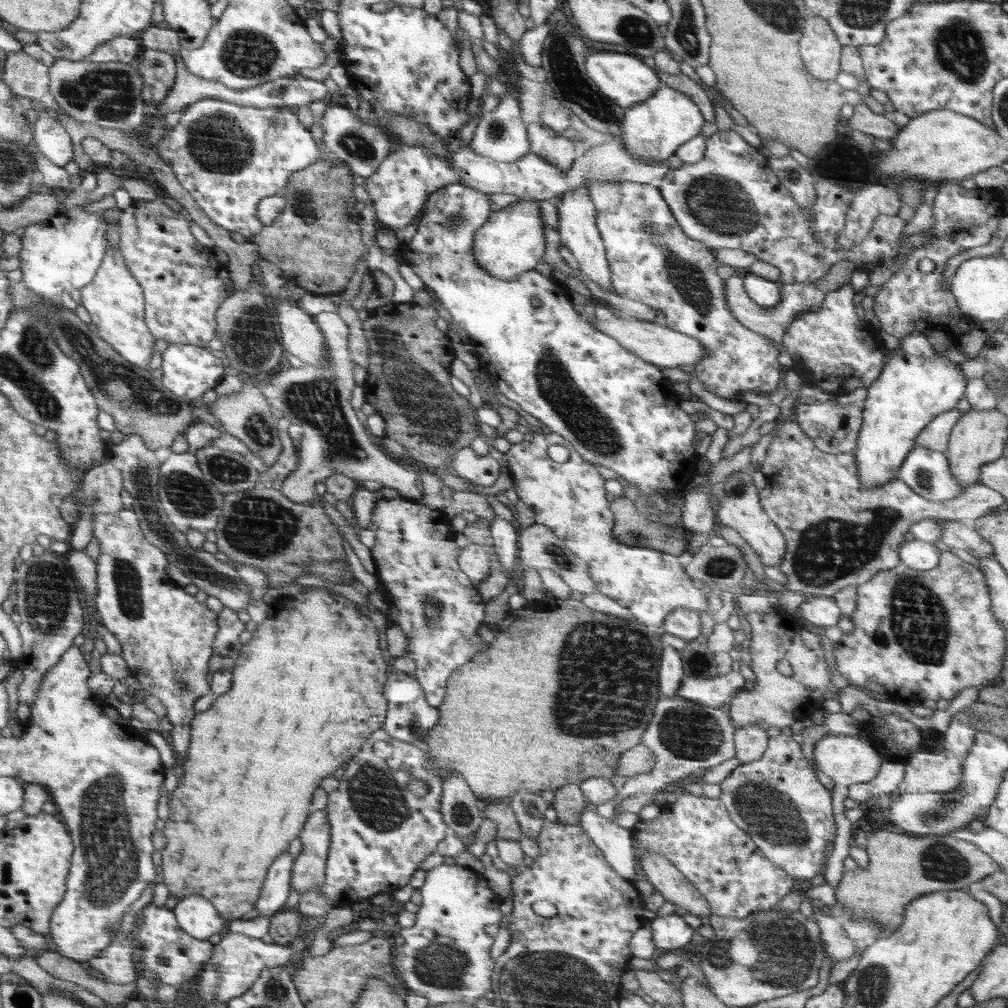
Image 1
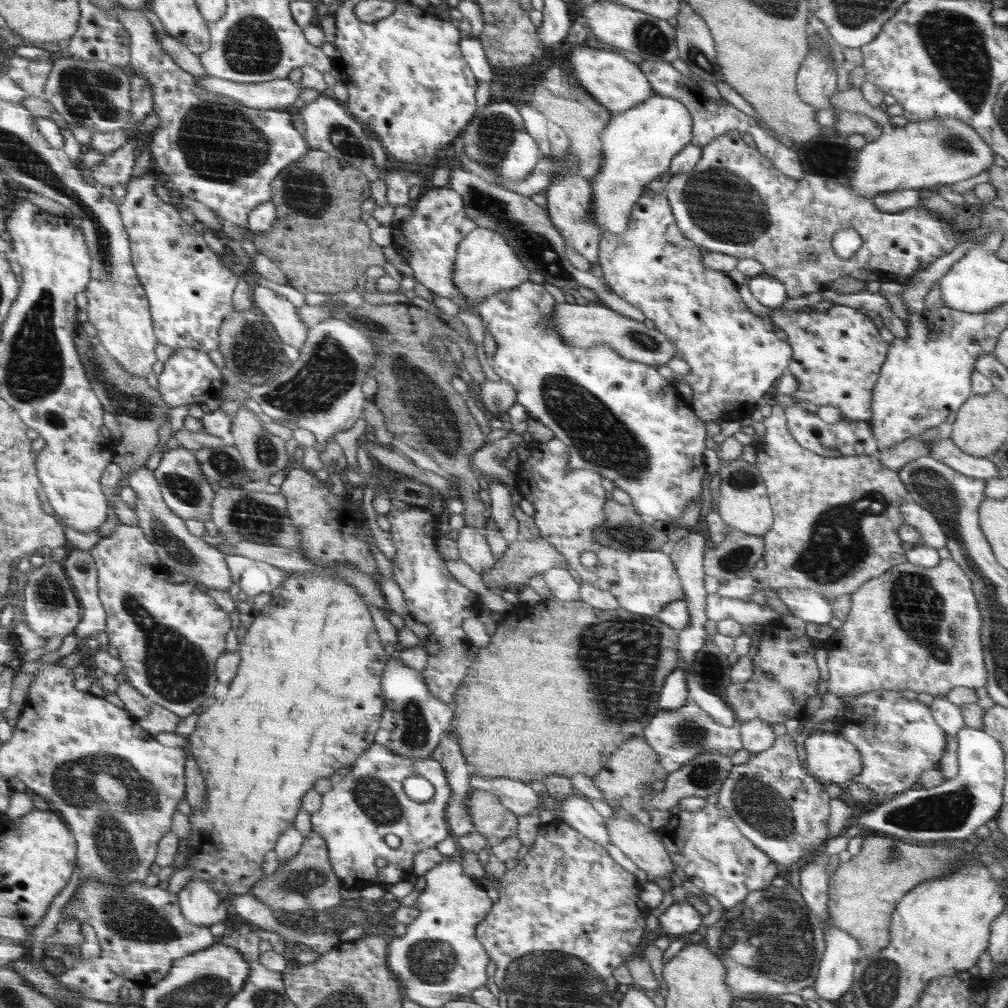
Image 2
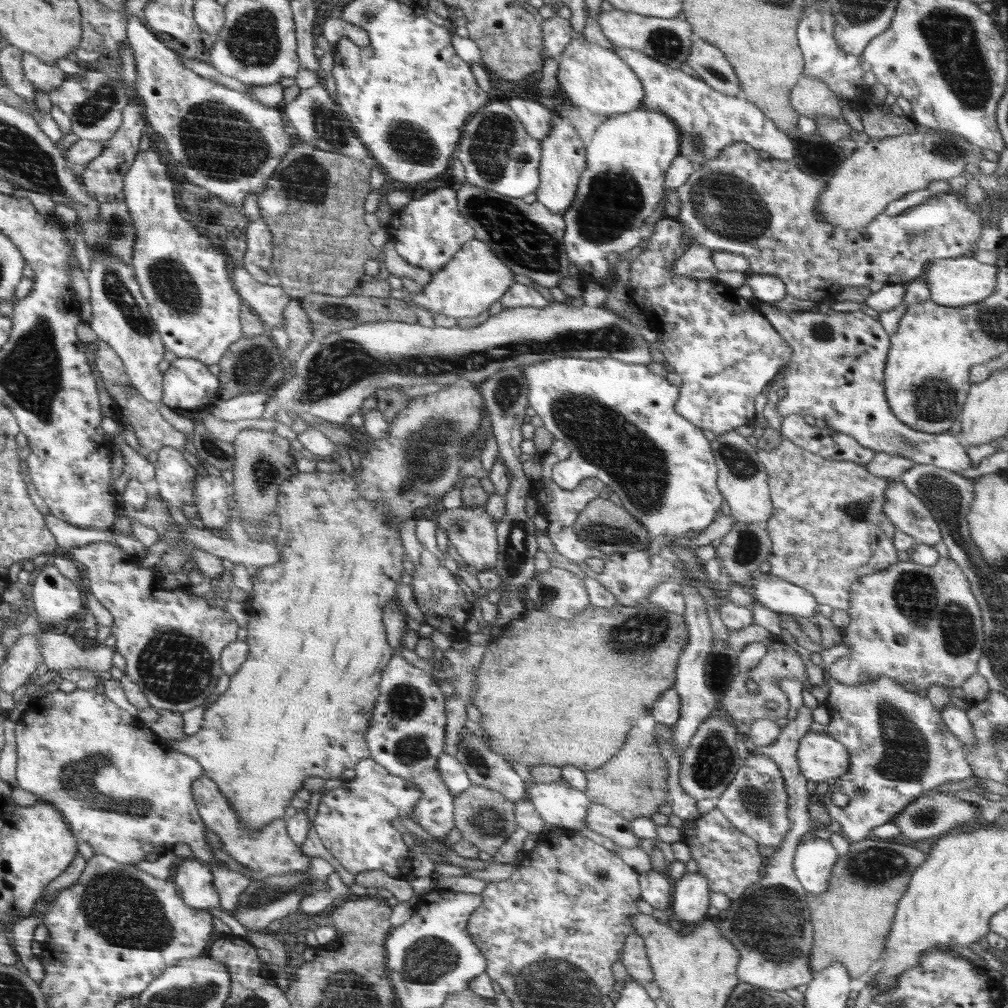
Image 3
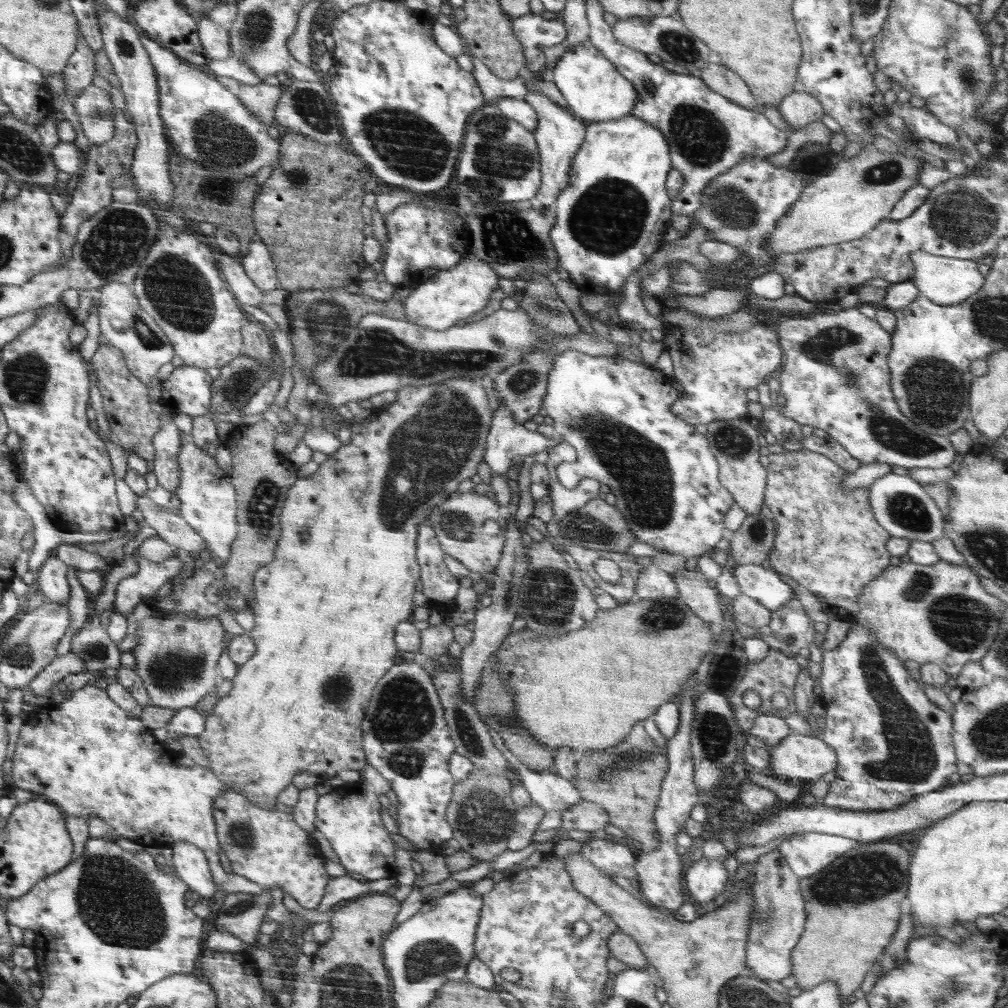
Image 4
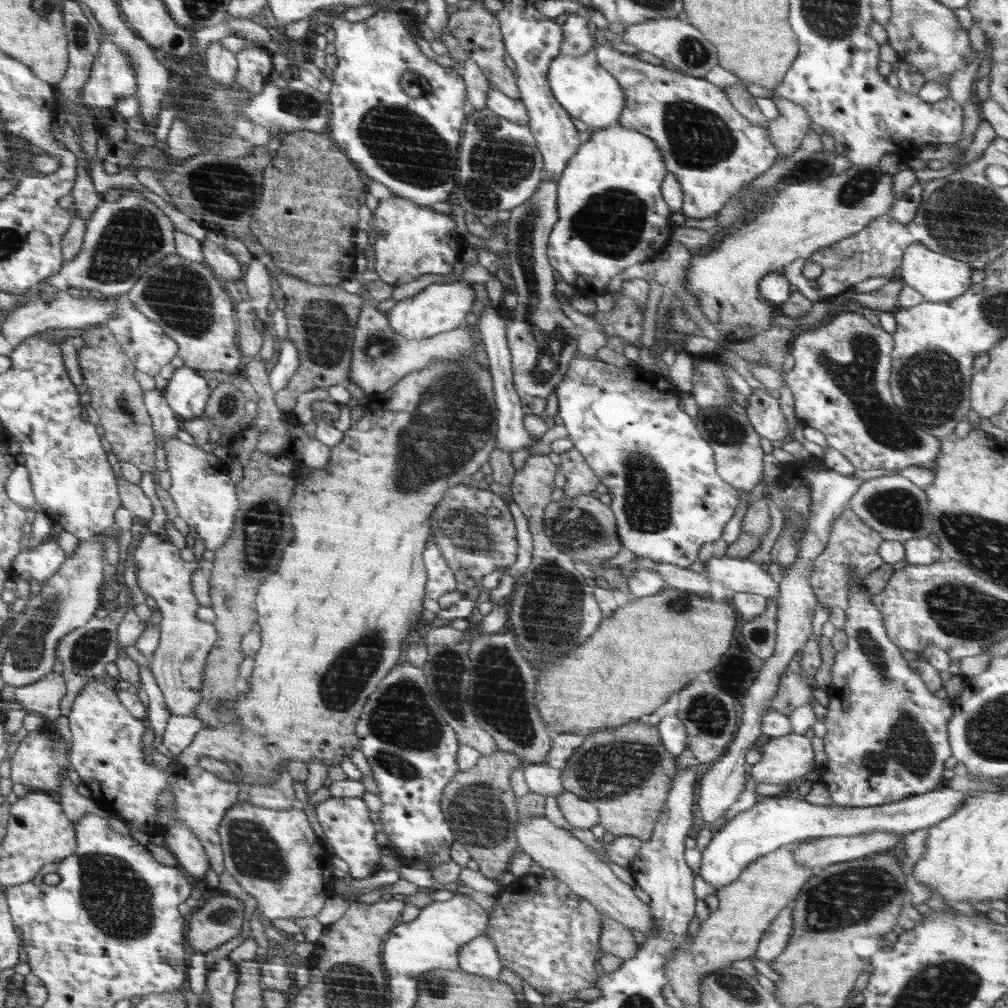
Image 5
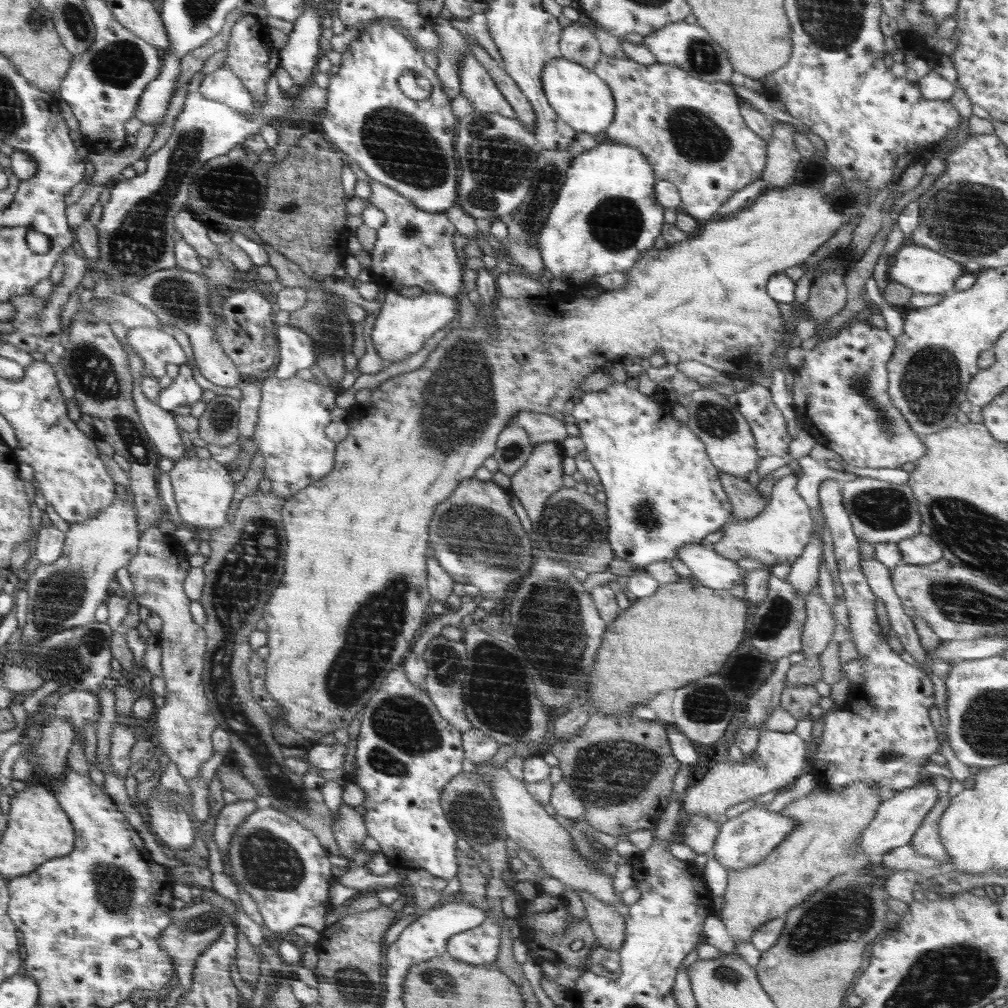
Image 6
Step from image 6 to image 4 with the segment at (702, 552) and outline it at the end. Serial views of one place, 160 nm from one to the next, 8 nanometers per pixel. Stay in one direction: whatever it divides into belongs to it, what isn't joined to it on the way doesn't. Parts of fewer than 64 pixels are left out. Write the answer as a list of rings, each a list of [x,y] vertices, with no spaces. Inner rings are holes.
[[[737,564],[733,569],[740,592],[760,601],[769,611],[777,609],[796,596],[792,587],[784,583],[780,579],[780,573],[774,569],[768,570],[755,564]]]

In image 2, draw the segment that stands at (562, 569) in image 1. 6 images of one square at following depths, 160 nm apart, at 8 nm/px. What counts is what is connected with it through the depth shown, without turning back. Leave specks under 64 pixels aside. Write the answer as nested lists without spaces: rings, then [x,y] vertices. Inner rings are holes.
[[[519,537],[512,541],[503,552],[502,558],[495,561],[490,570],[481,574],[484,584],[492,591],[514,591],[522,589],[535,574],[542,574],[550,568],[568,567],[565,558],[545,538],[525,539]]]

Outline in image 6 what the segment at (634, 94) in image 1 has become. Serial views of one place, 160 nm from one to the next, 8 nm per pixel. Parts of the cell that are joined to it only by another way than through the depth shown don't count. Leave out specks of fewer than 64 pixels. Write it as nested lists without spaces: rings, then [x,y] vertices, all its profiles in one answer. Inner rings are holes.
[[[561,56],[544,68],[542,81],[547,101],[554,107],[556,114],[578,133],[588,132],[596,135],[598,132],[606,131],[614,120],[614,92],[594,70]]]

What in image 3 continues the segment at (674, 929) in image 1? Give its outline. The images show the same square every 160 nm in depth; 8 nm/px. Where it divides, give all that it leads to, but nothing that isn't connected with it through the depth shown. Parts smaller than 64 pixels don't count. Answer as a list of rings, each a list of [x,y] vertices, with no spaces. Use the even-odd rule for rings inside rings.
[[[698,871],[684,873],[676,882],[672,914],[682,923],[702,921],[710,906],[710,886]]]

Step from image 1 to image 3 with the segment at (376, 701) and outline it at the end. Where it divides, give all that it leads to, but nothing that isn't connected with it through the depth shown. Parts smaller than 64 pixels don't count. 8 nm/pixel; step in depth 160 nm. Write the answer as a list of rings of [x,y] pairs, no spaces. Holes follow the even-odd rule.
[[[454,386],[442,388],[442,390],[426,397],[416,397],[408,406],[389,424],[388,437],[373,439],[368,437],[371,447],[366,453],[360,453],[360,466],[355,469],[352,476],[345,472],[327,474],[326,472],[297,473],[294,477],[285,481],[279,493],[279,502],[276,513],[280,519],[280,530],[275,536],[275,545],[279,550],[280,560],[271,565],[257,567],[251,571],[252,591],[250,600],[252,608],[257,614],[250,616],[247,625],[247,637],[244,641],[249,646],[248,656],[242,666],[230,677],[228,689],[222,693],[214,703],[210,704],[203,714],[200,730],[184,740],[165,739],[168,746],[176,752],[191,755],[203,766],[204,776],[211,778],[220,790],[228,798],[229,803],[236,811],[236,816],[248,830],[254,830],[256,834],[262,832],[262,828],[270,825],[278,818],[282,818],[286,806],[291,804],[291,798],[298,790],[303,788],[303,782],[308,777],[320,777],[325,781],[339,778],[346,768],[354,769],[359,761],[370,756],[370,748],[367,746],[366,732],[370,728],[372,711],[379,695],[379,684],[384,667],[391,662],[392,646],[386,642],[386,633],[382,624],[385,606],[394,604],[396,590],[402,574],[402,556],[404,548],[398,538],[398,528],[405,520],[411,520],[418,508],[432,507],[458,480],[458,472],[464,464],[463,450],[468,442],[468,436],[478,430],[480,418],[482,418],[482,396],[480,392],[470,386]]]

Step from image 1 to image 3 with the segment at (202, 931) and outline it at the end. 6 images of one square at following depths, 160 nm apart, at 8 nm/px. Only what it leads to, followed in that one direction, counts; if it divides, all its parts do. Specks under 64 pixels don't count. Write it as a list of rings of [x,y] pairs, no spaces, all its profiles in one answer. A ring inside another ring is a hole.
[[[186,860],[177,867],[174,884],[179,888],[182,901],[196,910],[218,906],[218,894],[212,886],[212,871],[196,860]]]

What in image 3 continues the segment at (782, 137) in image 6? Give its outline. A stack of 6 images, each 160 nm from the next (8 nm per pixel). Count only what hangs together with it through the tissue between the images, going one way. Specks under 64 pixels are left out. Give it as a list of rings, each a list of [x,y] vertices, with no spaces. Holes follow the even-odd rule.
[[[803,73],[797,76],[795,86],[790,91],[789,103],[800,117],[843,118],[837,96],[821,80]]]

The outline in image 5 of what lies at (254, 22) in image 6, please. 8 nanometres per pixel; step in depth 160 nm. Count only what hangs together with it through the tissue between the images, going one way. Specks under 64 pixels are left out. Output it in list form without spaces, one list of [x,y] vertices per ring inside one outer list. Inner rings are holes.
[[[246,43],[235,57],[238,60],[235,82],[251,94],[257,95],[263,92],[264,78],[272,72],[272,56],[260,48],[260,44]]]

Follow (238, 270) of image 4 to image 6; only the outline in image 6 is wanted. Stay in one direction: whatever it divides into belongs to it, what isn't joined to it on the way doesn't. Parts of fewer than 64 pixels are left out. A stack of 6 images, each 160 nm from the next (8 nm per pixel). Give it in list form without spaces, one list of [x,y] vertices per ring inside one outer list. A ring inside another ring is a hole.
[[[181,210],[175,216],[175,231],[181,234],[182,238],[196,250],[199,256],[213,259],[219,255],[219,249],[208,238],[207,229],[207,226],[204,226],[186,210]]]

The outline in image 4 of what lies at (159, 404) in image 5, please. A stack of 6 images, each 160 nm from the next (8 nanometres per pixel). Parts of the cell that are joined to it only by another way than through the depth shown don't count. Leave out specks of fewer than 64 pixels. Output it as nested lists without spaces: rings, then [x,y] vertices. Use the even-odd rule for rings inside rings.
[[[166,412],[158,416],[162,426],[156,437],[155,443],[155,460],[154,474],[158,479],[158,486],[175,492],[180,486],[182,477],[182,468],[179,466],[179,450],[181,447],[180,430],[173,422],[173,412]]]

